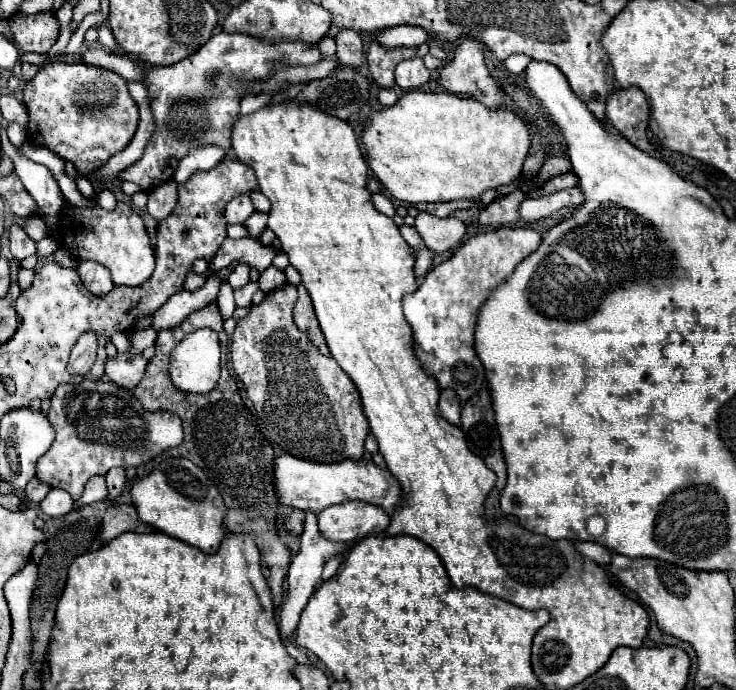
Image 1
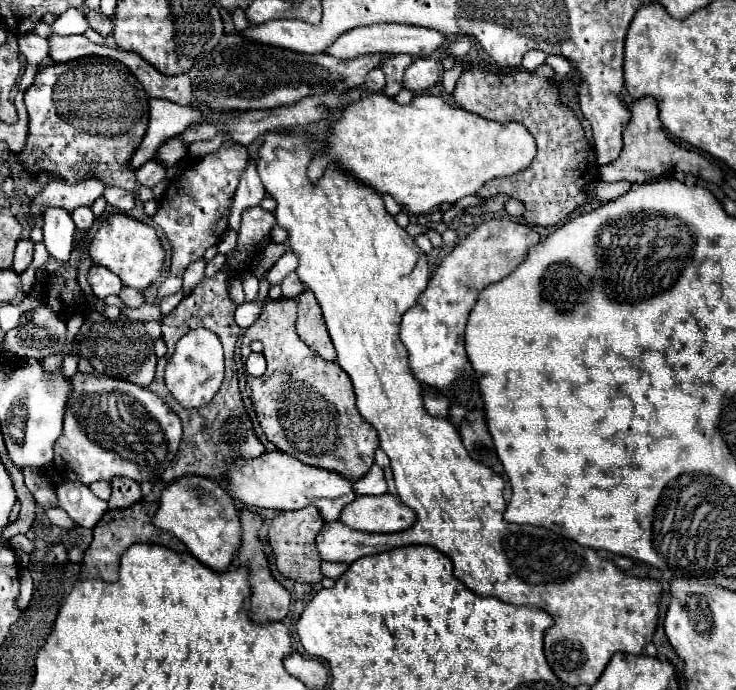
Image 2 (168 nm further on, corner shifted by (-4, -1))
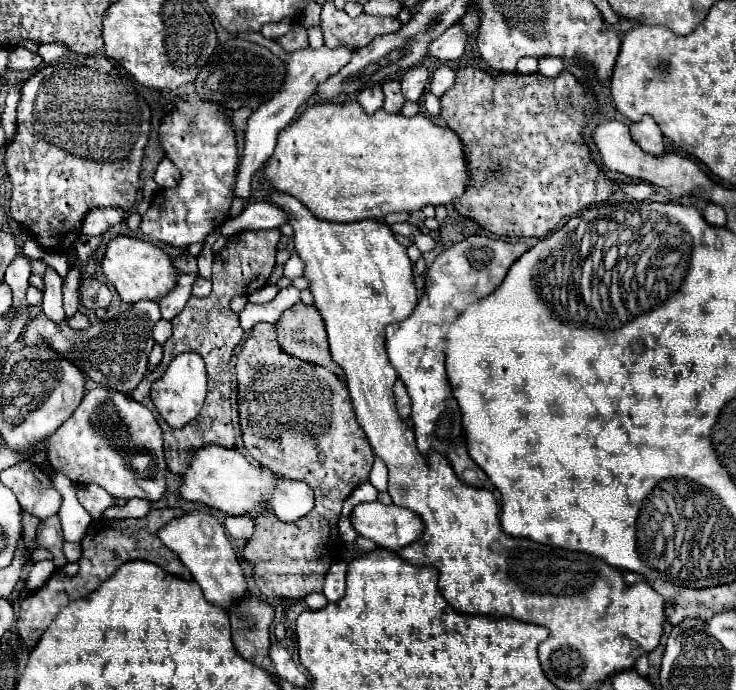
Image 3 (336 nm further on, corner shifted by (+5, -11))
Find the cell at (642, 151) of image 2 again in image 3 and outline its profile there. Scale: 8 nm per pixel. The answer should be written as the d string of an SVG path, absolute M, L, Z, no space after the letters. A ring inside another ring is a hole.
M644 116L640 122L632 122L630 136L646 154L662 156L666 152L664 142L662 142L662 132L658 124L654 124L652 116Z

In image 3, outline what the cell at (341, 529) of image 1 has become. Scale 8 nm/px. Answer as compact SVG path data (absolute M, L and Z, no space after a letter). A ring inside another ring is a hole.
M382 502L358 504L350 514L352 528L364 536L374 540L378 546L388 550L400 550L414 540L420 538L422 520L412 510L400 506L386 506Z

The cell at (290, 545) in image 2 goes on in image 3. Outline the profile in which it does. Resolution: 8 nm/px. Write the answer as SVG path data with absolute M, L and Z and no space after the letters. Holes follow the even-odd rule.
M262 322L250 330L236 358L236 376L240 428L246 450L252 454L254 460L260 462L260 466L270 468L276 476L302 480L316 494L314 508L296 522L284 524L278 522L276 516L272 516L272 512L262 512L254 520L254 534L244 548L244 558L254 566L254 580L264 596L302 600L308 594L322 590L324 574L328 572L330 564L334 560L340 560L344 554L344 542L340 540L340 534L336 530L342 502L350 496L350 492L356 486L368 480L374 464L374 452L364 436L364 430L356 424L346 384L322 366L284 354L276 340L274 324Z

